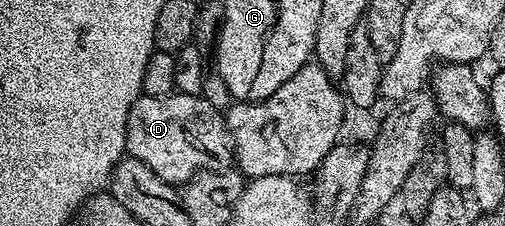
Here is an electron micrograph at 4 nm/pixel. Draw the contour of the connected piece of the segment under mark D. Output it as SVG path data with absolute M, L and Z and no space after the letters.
M173 92L166 96L150 96L141 93L136 103L130 108L126 150L131 157L142 160L142 164L146 164L150 172L173 184L188 182L201 172L227 170L234 162L232 138L228 135L225 115L216 110L214 104L210 104L198 94Z

